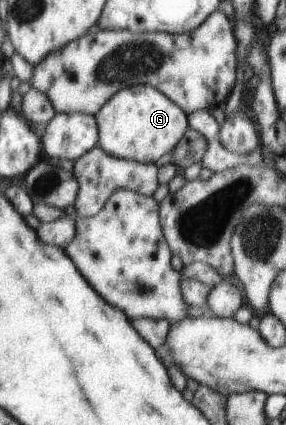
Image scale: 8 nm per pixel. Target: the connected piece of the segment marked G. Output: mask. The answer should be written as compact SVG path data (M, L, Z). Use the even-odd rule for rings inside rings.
M135 85L120 90L102 106L95 118L99 131L98 146L115 158L129 159L140 163L156 163L165 154L172 153L178 142L181 142L186 130L189 130L184 110L174 104L166 94L162 94L160 90L149 85Z

